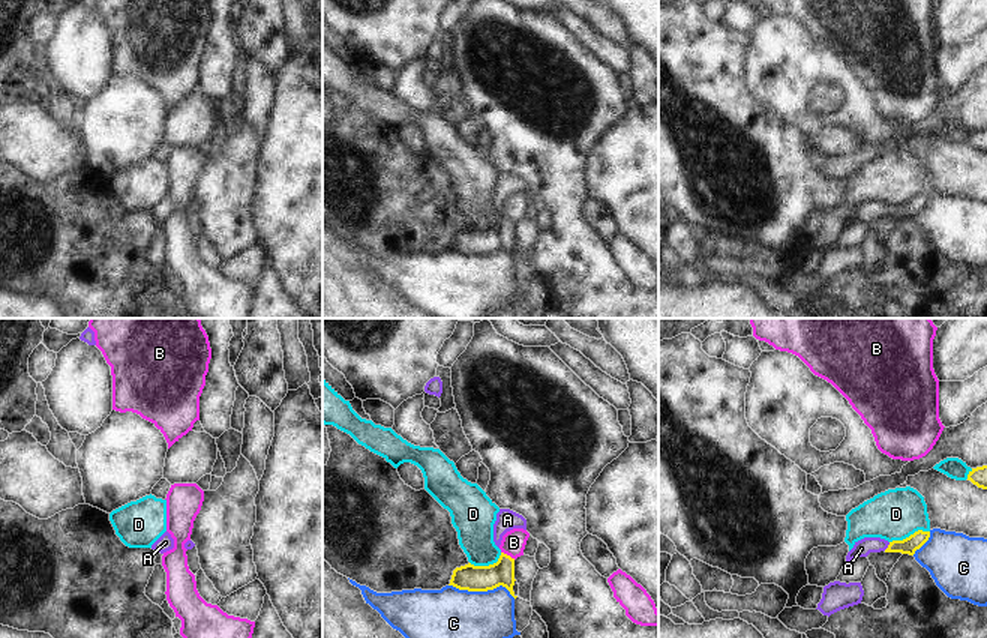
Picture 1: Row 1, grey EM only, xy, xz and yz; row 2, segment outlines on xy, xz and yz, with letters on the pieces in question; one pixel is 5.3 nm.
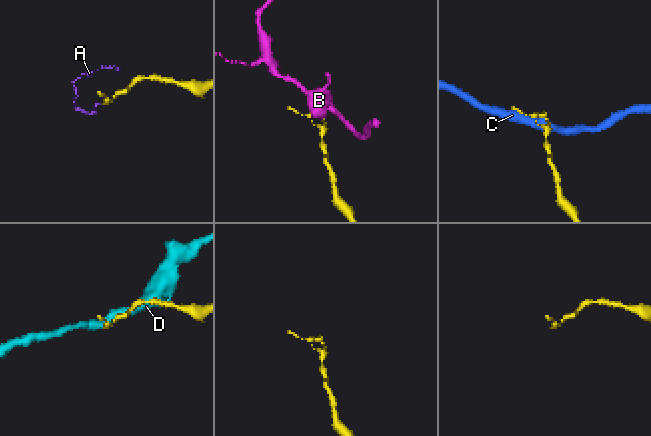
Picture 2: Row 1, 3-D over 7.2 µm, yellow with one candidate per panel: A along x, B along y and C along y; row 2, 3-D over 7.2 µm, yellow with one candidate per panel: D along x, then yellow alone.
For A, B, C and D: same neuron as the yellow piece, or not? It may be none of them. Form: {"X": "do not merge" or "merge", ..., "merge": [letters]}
{"A": "merge", "B": "do not merge", "C": "do not merge", "D": "do not merge", "merge": ["A"]}

